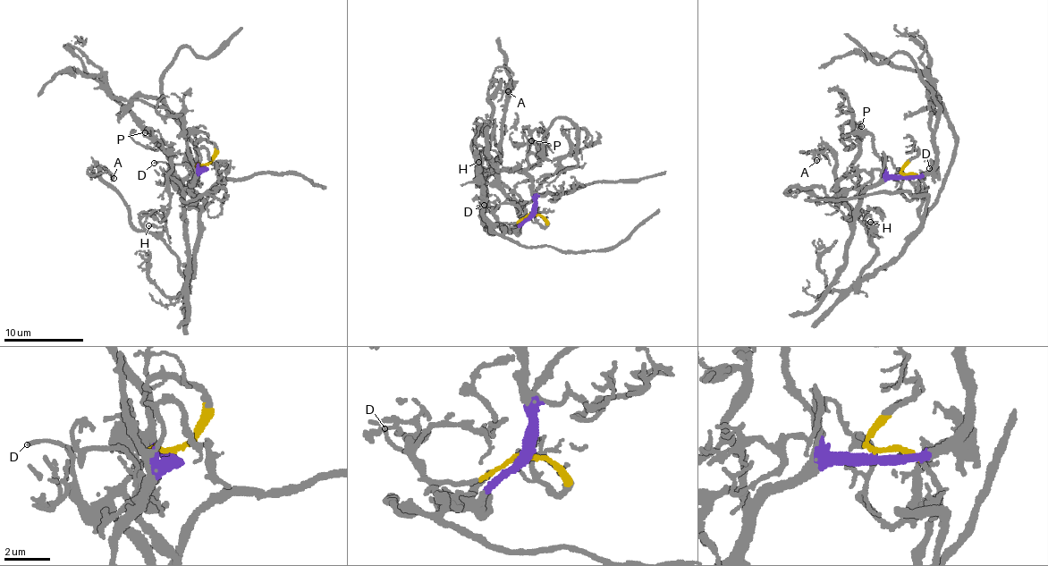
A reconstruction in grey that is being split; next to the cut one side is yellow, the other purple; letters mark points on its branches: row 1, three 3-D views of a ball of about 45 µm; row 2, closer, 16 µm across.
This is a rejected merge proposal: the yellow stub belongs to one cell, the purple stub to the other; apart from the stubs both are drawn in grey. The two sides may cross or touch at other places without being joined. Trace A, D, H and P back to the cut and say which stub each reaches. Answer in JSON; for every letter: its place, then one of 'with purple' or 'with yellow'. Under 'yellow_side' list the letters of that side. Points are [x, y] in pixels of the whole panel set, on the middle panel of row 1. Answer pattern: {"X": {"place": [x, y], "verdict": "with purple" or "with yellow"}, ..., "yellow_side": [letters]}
{"A": {"place": [508, 91], "verdict": "with yellow"}, "D": {"place": [484, 205], "verdict": "with yellow"}, "H": {"place": [478, 162], "verdict": "with yellow"}, "P": {"place": [531, 140], "verdict": "with purple"}, "yellow_side": ["A", "D", "H"]}

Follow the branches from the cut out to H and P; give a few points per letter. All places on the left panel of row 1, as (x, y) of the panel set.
H: (204, 165), (196, 165), (188, 178), (203, 202), (189, 275), (164, 242), (163, 228), (148, 225)
P: (204, 167), (196, 173), (184, 191), (169, 174), (173, 166), (171, 147), (156, 130), (145, 132)

